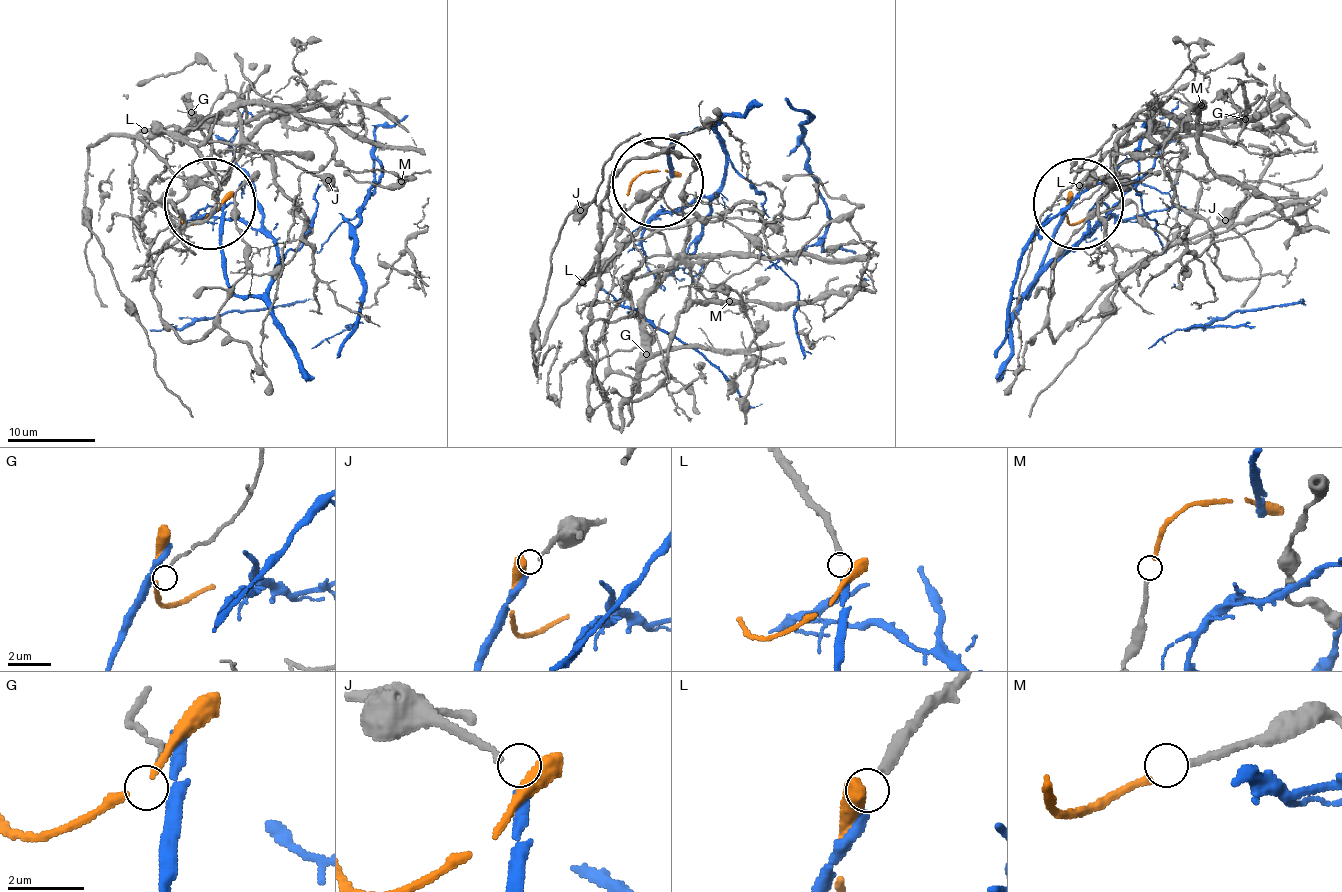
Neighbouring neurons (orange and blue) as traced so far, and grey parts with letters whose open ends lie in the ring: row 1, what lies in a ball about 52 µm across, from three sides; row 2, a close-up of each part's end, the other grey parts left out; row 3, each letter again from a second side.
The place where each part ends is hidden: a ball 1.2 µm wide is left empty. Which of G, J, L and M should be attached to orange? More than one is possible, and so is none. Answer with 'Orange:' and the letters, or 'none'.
Orange: M

